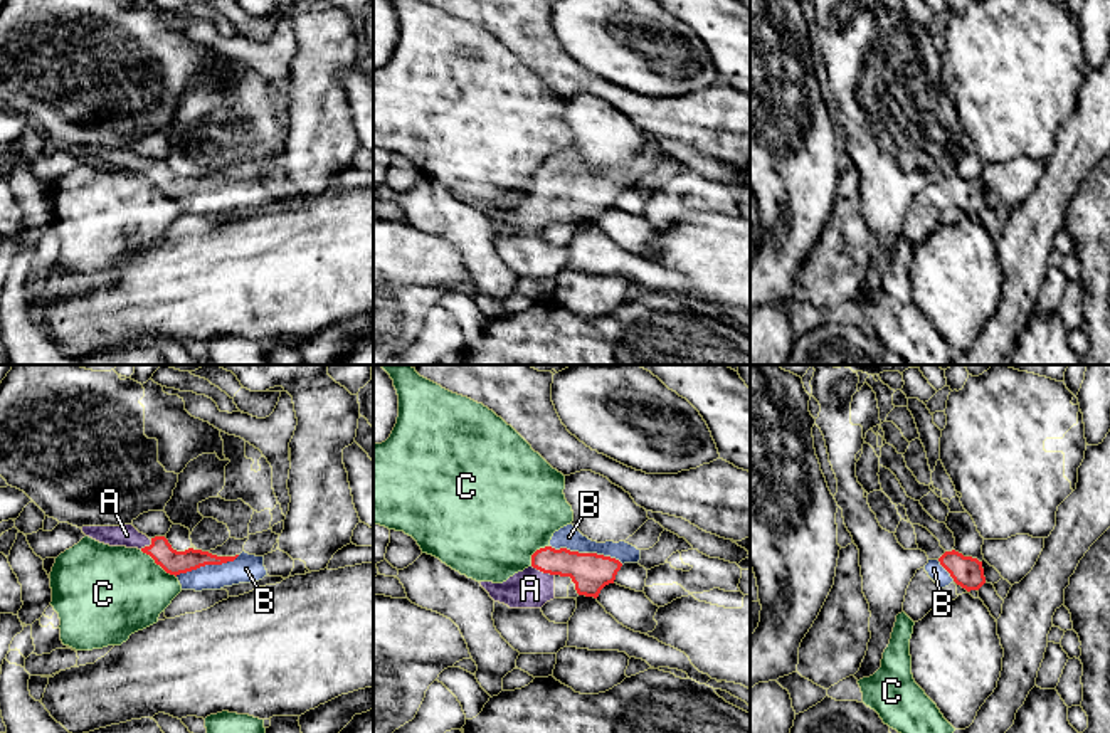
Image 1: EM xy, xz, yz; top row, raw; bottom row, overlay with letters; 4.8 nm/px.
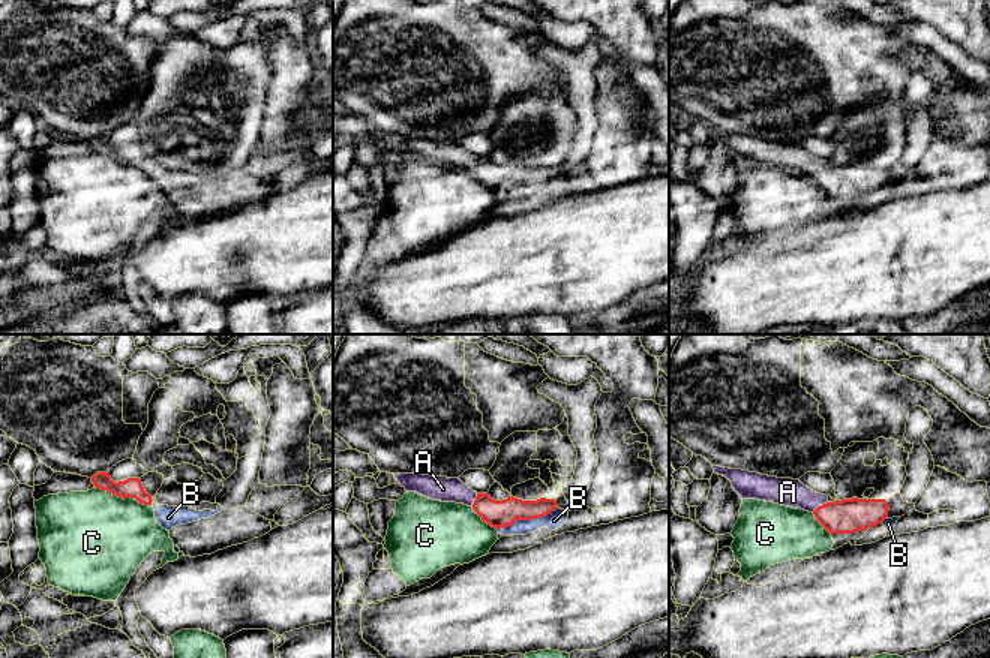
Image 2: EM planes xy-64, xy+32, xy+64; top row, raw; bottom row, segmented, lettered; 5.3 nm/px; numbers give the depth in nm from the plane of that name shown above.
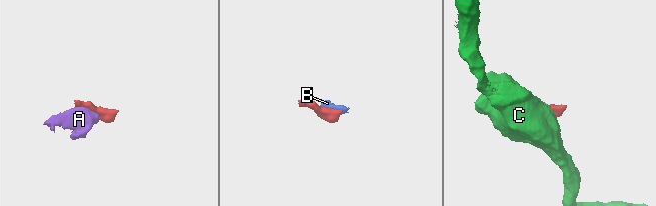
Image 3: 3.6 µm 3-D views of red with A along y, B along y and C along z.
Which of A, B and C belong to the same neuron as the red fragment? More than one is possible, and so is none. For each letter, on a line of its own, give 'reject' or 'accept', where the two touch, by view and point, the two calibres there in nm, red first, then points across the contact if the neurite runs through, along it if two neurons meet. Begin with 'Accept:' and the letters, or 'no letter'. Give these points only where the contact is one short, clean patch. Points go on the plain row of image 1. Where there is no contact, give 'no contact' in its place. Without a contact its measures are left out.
Accept: A, B
A: accept; contact xz (544, 195); calibres 190 and 190 nm; way xz (591, 195), (544, 195), (530, 212)
B: accept; contact xz (586, 177); calibres 190 and 110 nm; way xz (591, 195), (586, 177), (569, 160)
C: reject; contact xy (158, 187); calibres 120 and 440 nm; border xy (140, 174), (175, 200)

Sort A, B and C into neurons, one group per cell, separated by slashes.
A B / C

